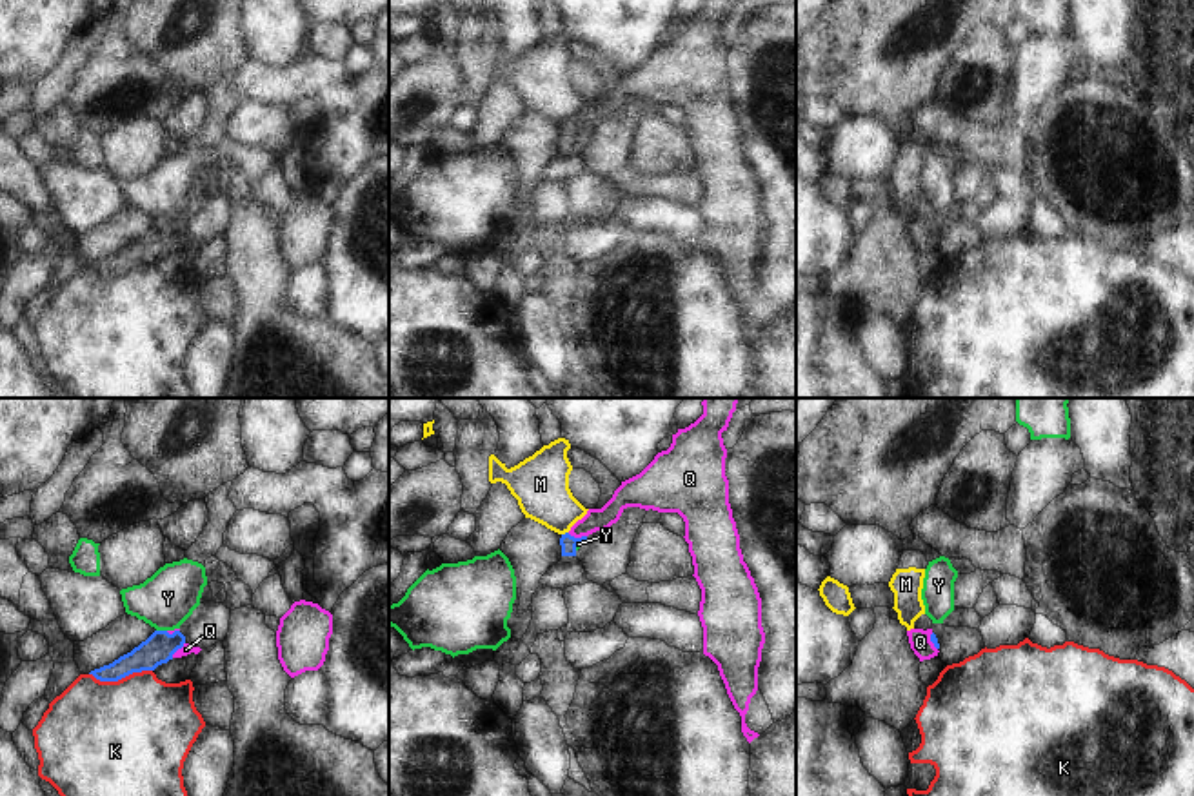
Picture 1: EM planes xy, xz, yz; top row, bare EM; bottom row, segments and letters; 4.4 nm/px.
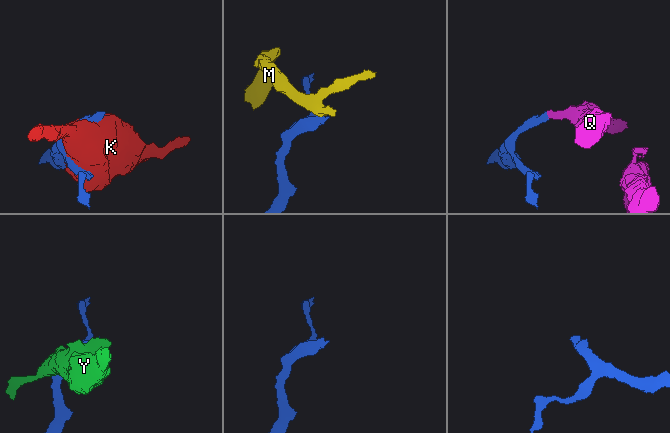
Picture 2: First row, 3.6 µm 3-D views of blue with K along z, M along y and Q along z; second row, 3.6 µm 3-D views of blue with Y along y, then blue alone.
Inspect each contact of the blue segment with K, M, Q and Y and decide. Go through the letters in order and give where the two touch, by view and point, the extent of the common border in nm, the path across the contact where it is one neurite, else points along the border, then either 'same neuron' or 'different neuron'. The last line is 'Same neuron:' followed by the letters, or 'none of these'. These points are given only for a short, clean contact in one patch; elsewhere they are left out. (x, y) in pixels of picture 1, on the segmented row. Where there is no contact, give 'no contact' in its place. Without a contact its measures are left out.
K: contact xy (120, 678); length 280 nm; different neuron
M: contact xz (566, 533); length 40 nm; border xz (567, 531), (562, 535); different neuron
Q: contact xz (577, 538); length 90 nm; way xz (567, 542), (577, 538), (595, 520), (602, 518); same neuron
Y: contact xy (162, 631); length 50 nm; different neuron
Same neuron: Q

